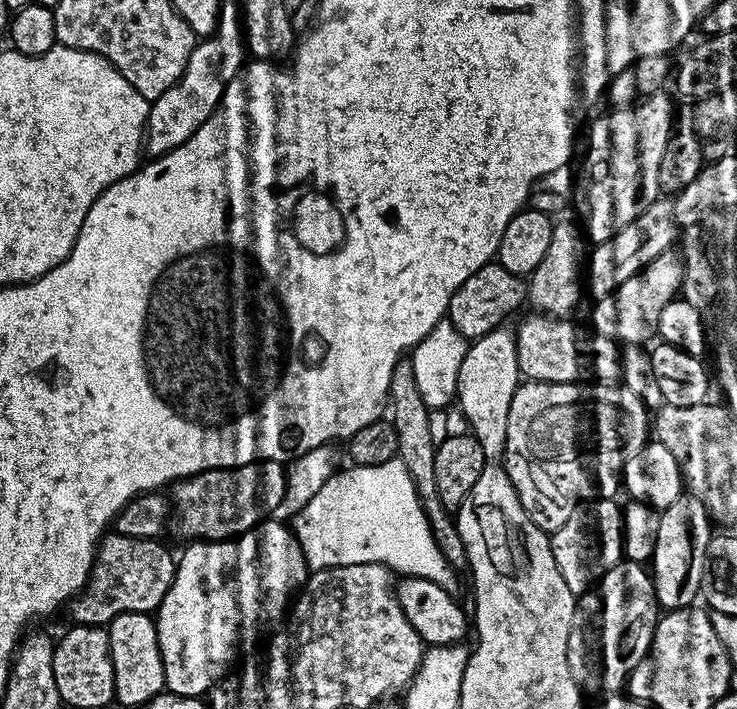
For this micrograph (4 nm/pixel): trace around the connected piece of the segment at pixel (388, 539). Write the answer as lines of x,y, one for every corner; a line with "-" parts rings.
399,458
382,466
336,471
294,517
294,531
309,569
385,564
393,573
426,578
442,590
457,591
457,573
438,550
414,482

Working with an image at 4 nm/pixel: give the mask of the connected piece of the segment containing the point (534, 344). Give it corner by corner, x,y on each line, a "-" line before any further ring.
531,314
515,329
516,353
521,377
529,381
541,380
543,384
575,384
577,382
616,382
621,379
621,345
615,340
598,334
587,327
579,328
572,318
557,318
543,314

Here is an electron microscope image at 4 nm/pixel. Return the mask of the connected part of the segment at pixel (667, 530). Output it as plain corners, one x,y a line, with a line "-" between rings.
691,494
680,495
670,502
670,506
662,509
658,522
658,542
654,542
654,554
650,561
656,603
661,609
673,612
679,608
691,608
697,603
706,566
706,546
710,546
713,535
712,517
708,515
706,506
702,506
702,502

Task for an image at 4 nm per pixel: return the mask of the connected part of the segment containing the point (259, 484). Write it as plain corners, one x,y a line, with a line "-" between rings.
255,460
237,468
215,468
177,480
170,488
171,531
176,531
184,542
240,536
255,528
282,502
285,475
285,465
279,460

